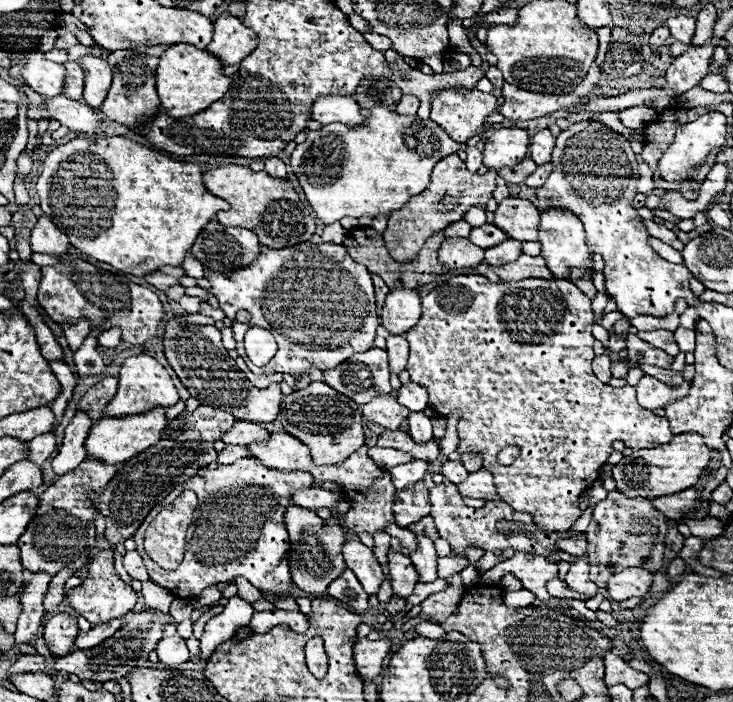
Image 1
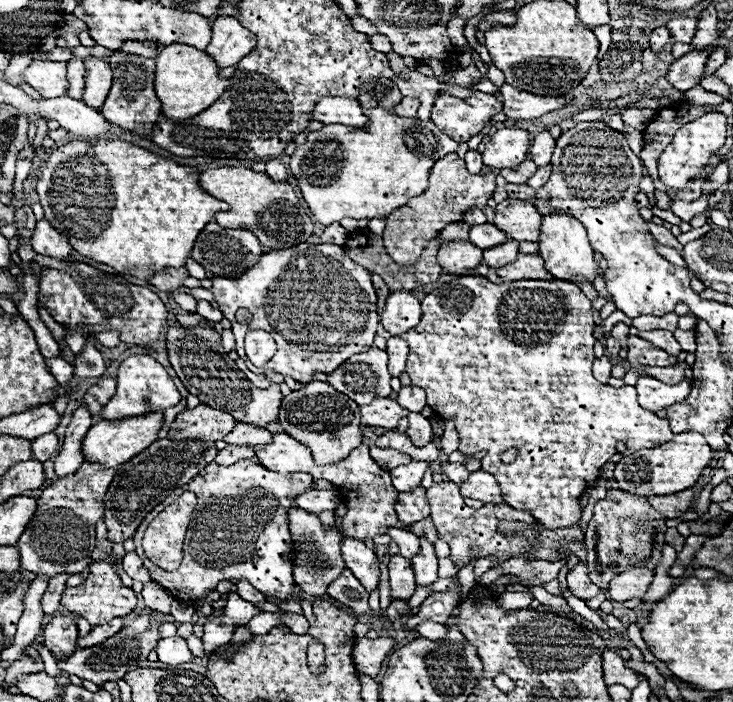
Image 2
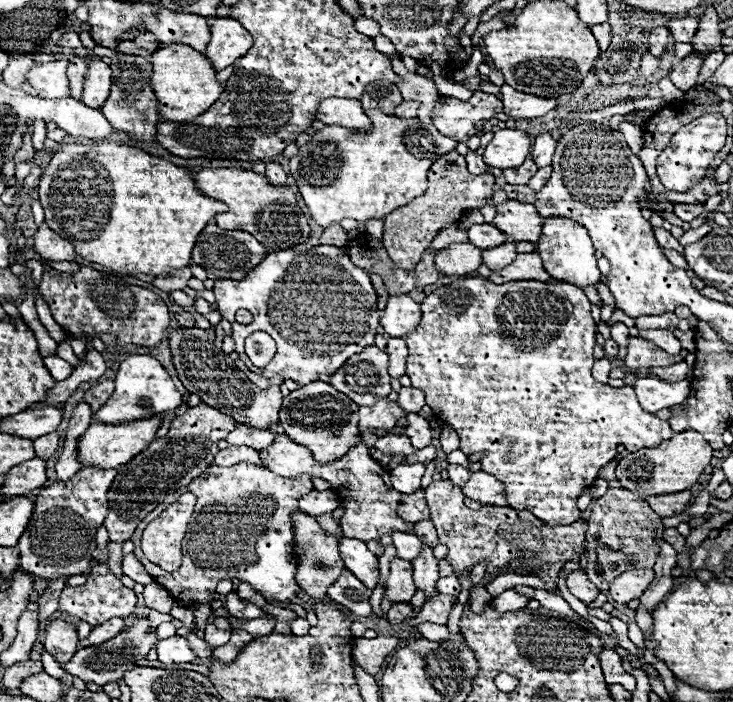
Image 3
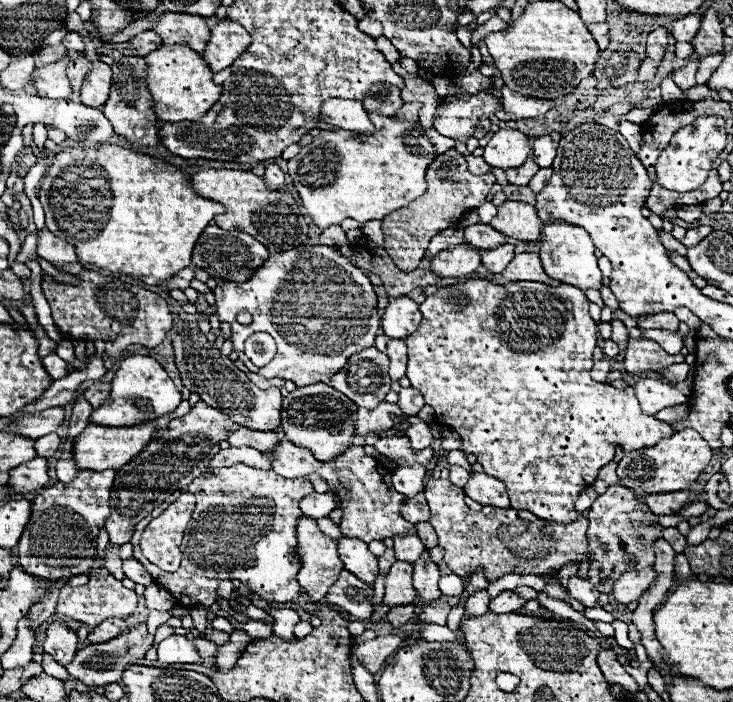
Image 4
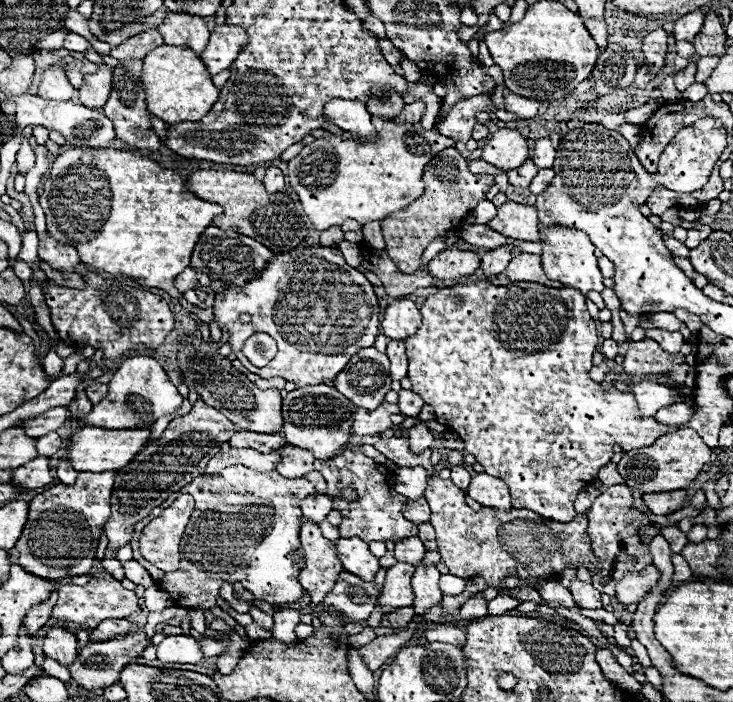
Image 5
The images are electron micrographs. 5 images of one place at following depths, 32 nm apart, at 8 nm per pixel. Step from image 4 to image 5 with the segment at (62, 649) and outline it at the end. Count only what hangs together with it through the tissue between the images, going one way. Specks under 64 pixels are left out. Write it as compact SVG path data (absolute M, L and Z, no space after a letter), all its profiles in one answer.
M54 624L44 640L44 654L62 666L70 666L78 656L76 636L60 628L60 624Z

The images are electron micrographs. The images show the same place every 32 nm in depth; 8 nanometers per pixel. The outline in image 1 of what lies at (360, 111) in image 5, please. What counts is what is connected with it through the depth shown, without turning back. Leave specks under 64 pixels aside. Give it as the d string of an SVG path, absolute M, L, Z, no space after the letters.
M322 96L316 100L316 106L312 108L312 120L318 120L320 124L332 124L342 122L348 126L360 126L364 124L364 116L360 114L360 106L354 98L348 96Z

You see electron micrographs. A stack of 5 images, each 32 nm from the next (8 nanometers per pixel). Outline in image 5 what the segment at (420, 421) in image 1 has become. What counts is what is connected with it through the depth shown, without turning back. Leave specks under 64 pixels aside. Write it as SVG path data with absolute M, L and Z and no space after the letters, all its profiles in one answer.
M416 424L410 428L410 450L414 454L422 454L424 450L428 450L432 446L432 440L434 436L424 424Z

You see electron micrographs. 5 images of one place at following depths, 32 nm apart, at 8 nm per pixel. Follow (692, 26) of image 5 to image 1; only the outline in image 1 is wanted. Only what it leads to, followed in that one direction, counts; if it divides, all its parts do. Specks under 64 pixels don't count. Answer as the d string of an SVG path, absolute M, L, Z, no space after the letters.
M674 16L666 20L666 26L672 32L672 38L684 44L690 44L694 30L696 30L696 18L688 18L688 16Z

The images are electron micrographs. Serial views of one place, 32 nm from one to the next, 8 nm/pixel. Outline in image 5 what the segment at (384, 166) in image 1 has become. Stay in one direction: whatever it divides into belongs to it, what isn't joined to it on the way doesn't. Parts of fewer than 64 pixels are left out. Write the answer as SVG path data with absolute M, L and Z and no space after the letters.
M372 116L372 120L378 132L376 142L352 140L348 132L328 134L304 146L302 152L288 162L290 186L298 194L314 230L324 232L330 226L342 226L344 220L368 224L408 208L424 194L424 166L436 152L454 146L452 138L436 130L424 130L420 124L398 126L392 120L380 120L376 116Z

